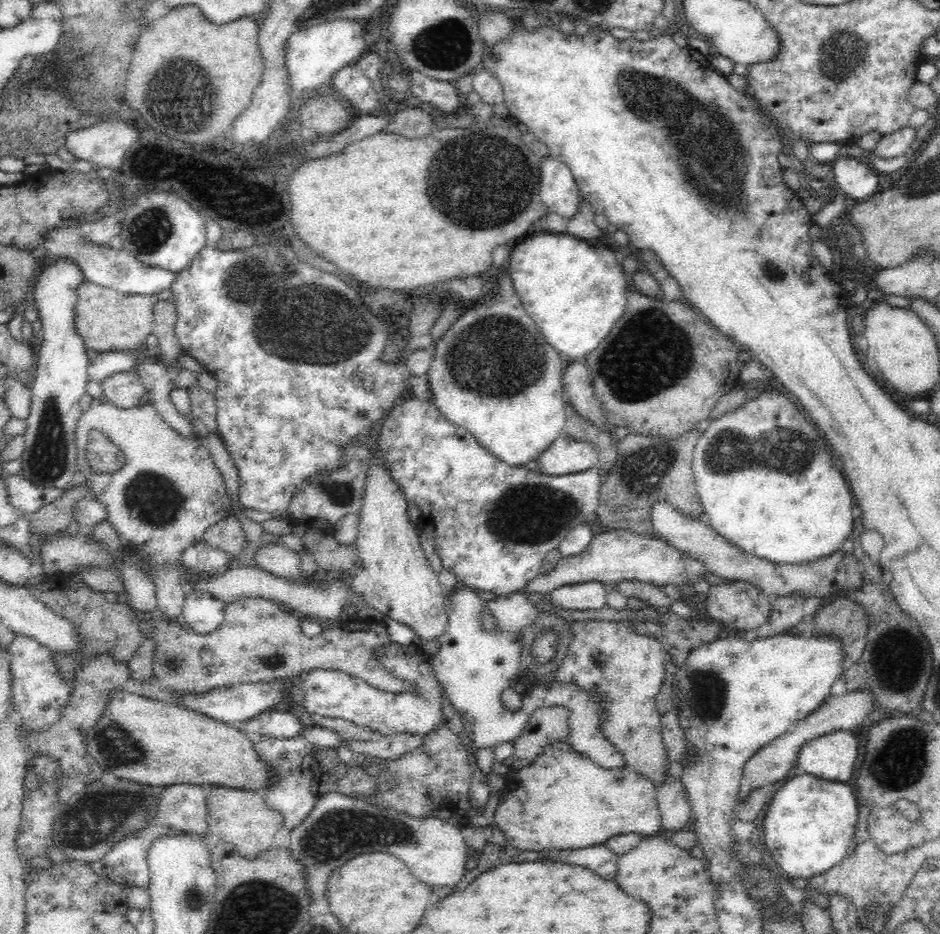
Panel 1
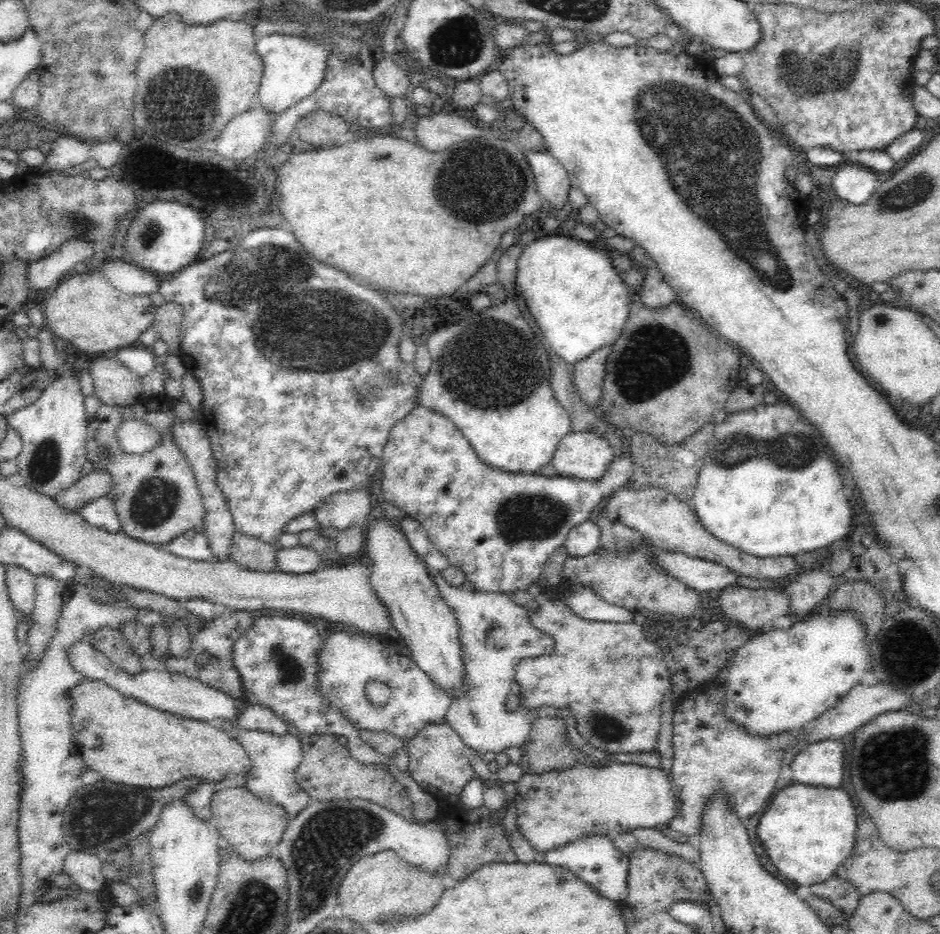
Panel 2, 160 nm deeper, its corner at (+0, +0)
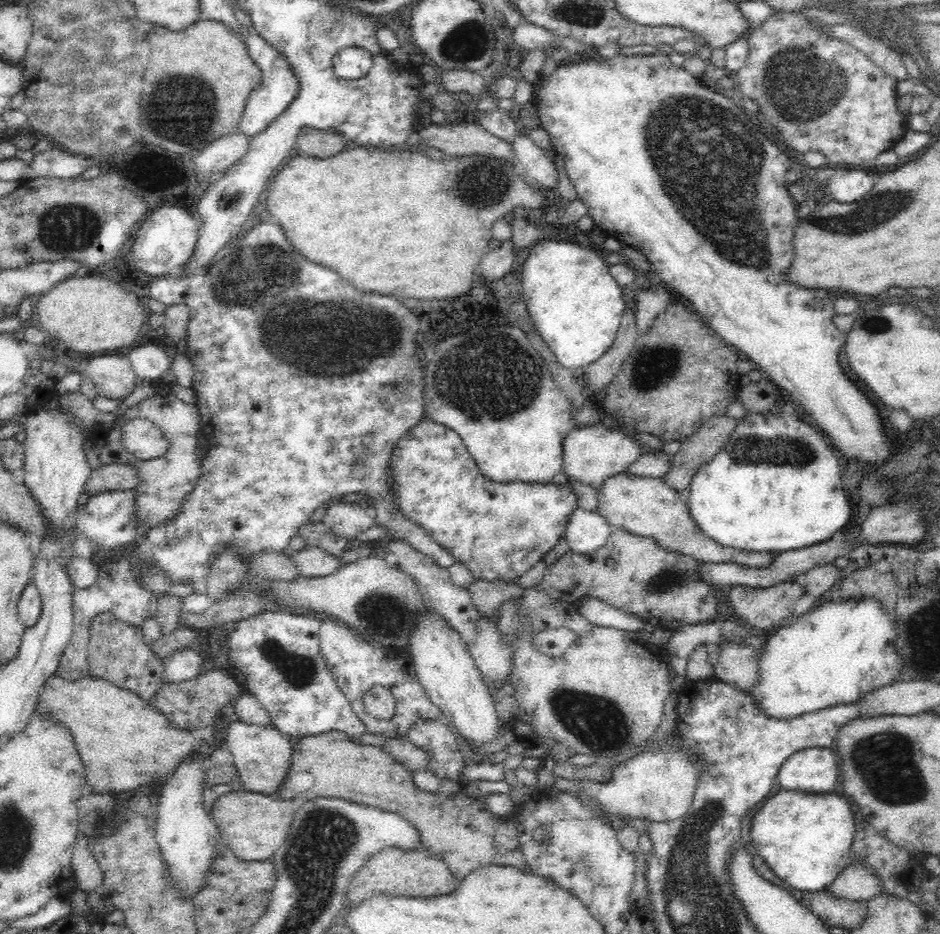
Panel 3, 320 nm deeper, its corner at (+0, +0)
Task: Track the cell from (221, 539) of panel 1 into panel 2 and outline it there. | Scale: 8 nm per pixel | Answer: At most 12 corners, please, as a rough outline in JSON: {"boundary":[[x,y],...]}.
{"boundary":[[233,534],[231,560],[243,569],[279,570],[277,550],[262,539]]}

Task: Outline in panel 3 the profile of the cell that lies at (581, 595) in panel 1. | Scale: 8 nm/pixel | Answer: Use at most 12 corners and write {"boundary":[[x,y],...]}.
{"boundary":[[599,598],[580,600],[582,617],[608,631],[638,632],[644,620]]}

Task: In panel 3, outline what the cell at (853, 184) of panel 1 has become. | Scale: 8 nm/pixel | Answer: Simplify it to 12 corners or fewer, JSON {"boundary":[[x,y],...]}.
{"boundary":[[838,168],[823,190],[838,202],[860,200],[874,172]]}

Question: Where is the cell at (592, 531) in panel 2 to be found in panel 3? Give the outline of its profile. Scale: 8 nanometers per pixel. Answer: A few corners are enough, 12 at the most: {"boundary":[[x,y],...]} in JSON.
{"boundary":[[577,507],[564,537],[572,552],[593,553],[613,530],[597,510]]}

